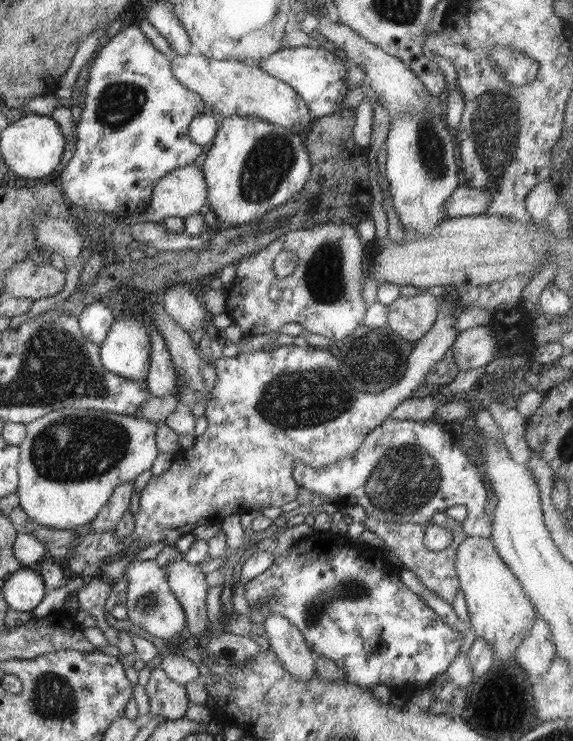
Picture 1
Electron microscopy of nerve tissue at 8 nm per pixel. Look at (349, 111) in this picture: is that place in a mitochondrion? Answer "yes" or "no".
no

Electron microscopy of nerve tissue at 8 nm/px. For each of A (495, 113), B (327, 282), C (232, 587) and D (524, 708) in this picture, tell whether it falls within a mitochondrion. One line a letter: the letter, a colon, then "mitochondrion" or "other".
A: mitochondrion
B: mitochondrion
C: other
D: other

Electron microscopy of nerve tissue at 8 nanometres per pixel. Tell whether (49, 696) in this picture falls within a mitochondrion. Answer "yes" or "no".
yes

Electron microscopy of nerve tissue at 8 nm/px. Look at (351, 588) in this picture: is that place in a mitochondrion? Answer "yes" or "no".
yes

